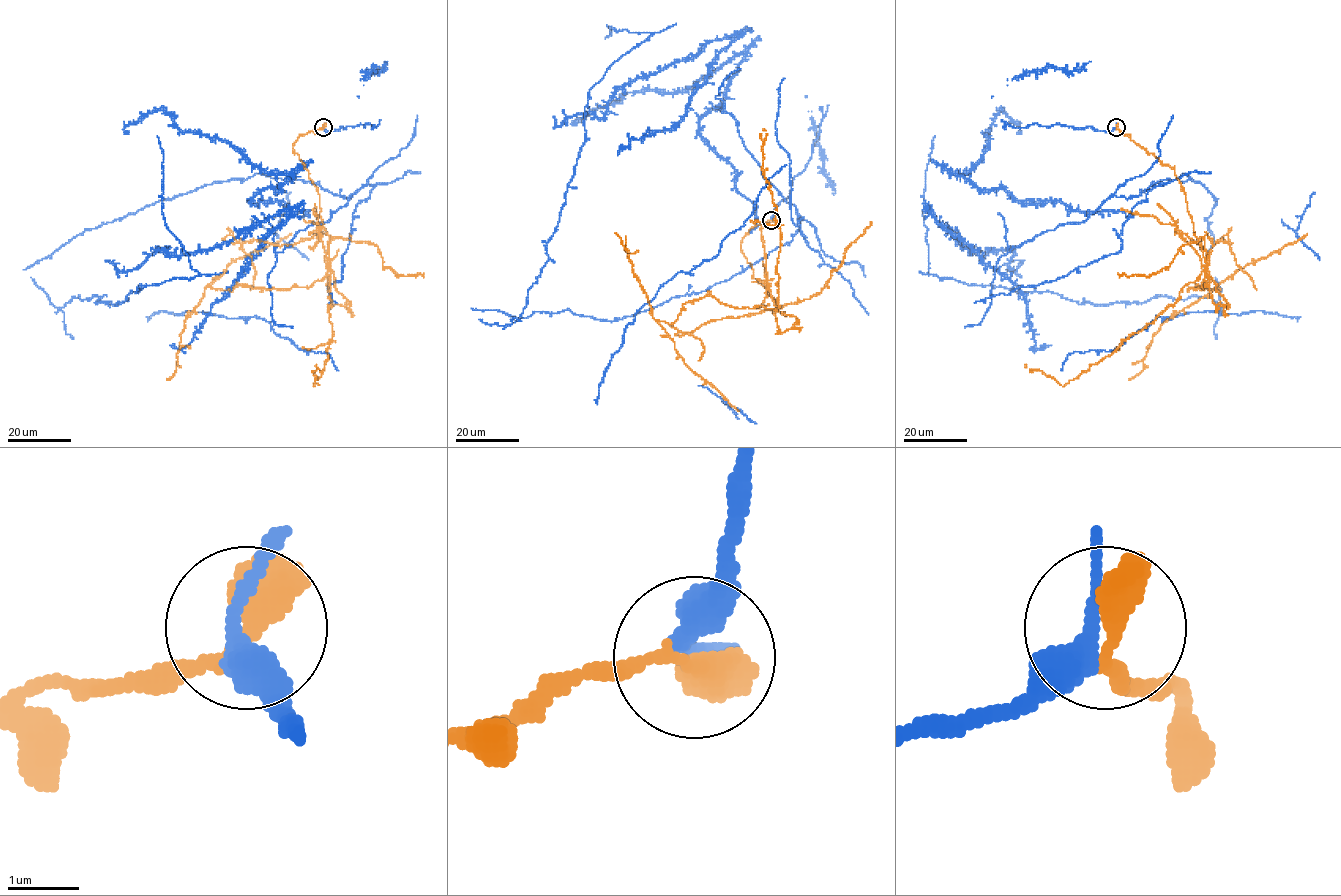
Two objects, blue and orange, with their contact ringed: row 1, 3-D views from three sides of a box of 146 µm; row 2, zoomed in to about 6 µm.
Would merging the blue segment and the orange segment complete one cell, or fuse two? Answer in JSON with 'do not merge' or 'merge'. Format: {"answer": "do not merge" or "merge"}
{"answer": "do not merge"}

